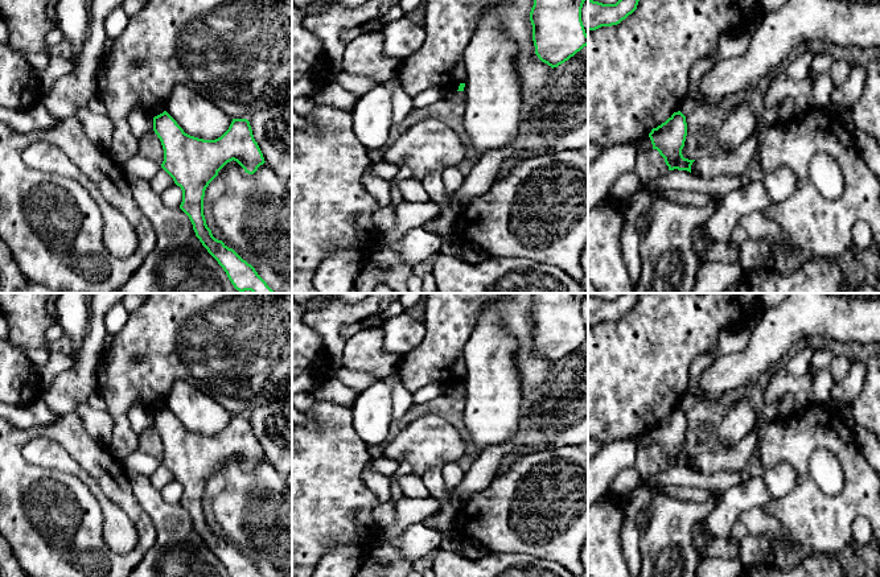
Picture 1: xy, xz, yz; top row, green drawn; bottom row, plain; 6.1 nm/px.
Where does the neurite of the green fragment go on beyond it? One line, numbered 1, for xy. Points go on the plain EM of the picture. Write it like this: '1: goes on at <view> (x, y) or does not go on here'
1: does not go on here

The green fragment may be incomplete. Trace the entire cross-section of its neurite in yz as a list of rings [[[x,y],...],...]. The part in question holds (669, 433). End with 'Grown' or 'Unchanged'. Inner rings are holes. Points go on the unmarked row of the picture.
[[[680,407],[674,408],[665,419],[653,424],[649,429],[653,445],[657,445],[665,454],[669,466],[678,465],[691,469],[691,461],[695,456],[684,454],[682,450],[686,432],[686,412]]]. Unchanged

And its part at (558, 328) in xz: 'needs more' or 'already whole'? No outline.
already whole

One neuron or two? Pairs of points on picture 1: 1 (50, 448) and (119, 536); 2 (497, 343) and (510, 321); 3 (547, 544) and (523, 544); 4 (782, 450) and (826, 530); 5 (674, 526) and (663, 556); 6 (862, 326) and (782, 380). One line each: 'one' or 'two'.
1: one
2: two
3: one
4: one
5: one
6: two

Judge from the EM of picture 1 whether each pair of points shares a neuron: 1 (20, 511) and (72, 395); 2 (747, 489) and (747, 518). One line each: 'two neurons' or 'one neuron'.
1: two neurons
2: two neurons

